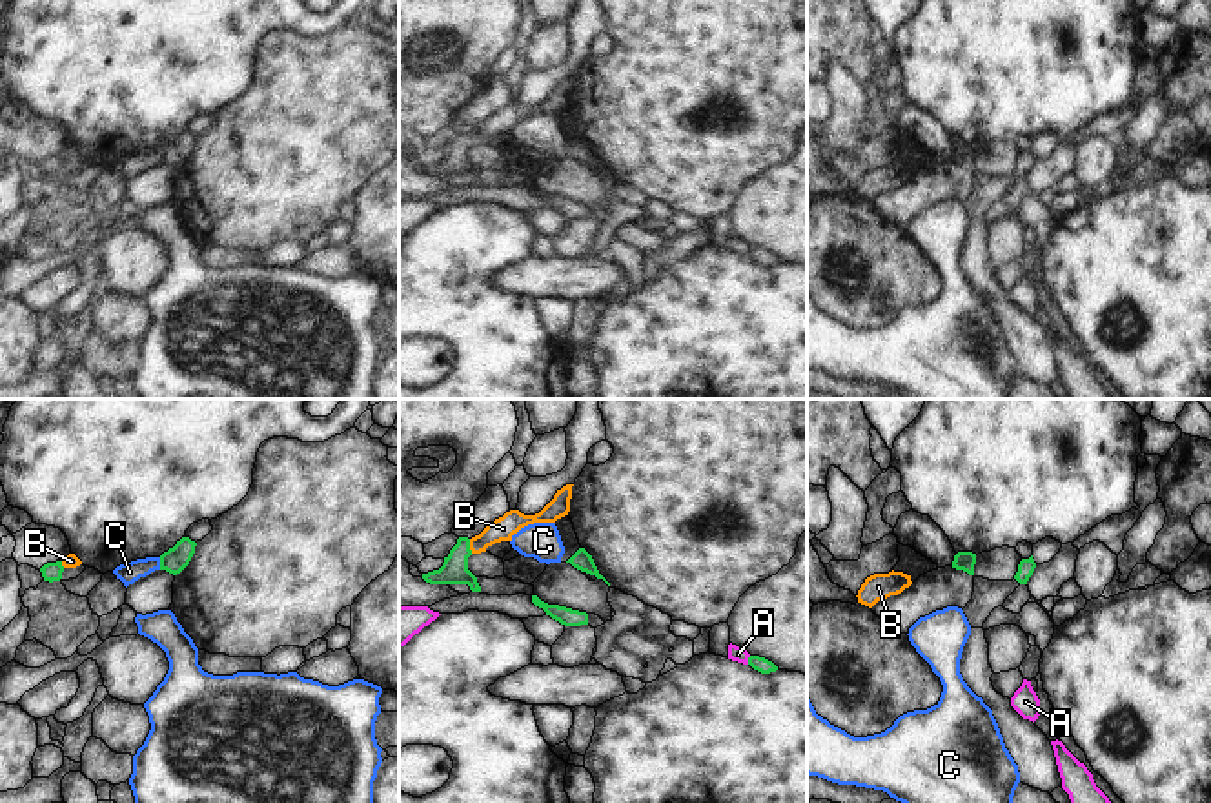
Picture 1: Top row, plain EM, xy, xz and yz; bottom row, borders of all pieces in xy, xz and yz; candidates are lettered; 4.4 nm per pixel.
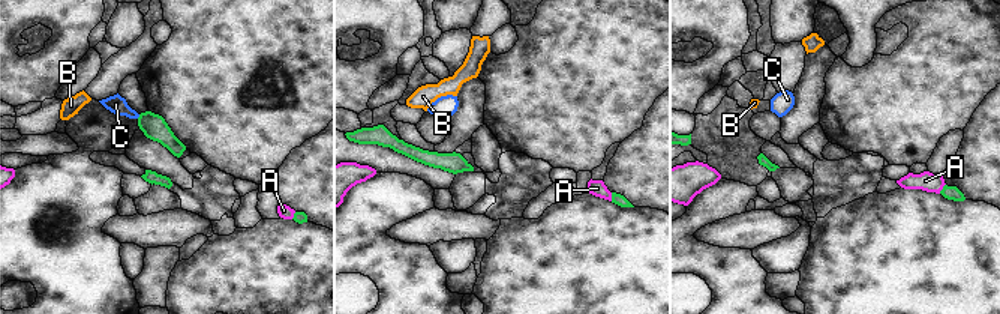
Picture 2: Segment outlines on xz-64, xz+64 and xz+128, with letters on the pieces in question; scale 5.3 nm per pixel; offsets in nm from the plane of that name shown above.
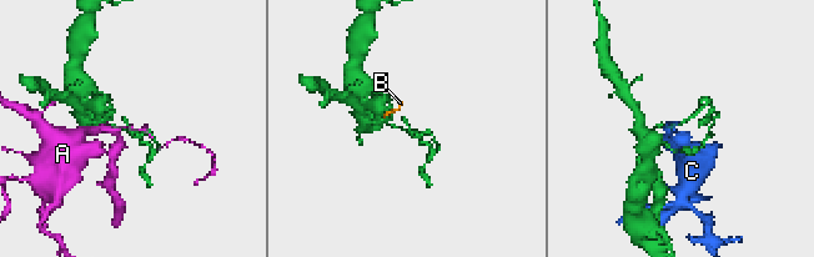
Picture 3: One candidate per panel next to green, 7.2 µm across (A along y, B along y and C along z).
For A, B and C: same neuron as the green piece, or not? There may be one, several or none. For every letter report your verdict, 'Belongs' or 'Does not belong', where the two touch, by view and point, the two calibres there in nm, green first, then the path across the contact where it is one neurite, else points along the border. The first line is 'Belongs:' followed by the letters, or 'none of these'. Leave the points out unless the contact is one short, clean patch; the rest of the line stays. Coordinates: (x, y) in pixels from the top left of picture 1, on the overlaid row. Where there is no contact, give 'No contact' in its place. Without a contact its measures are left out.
Belongs: B
A: Does not belong. Touches green at xz (749, 660). Thickness 70 nm (green) against 70 nm
B: Belongs. Touches green at xz (468, 547). Thickness 120 nm (green) against 100 nm. Path across: xz (454, 570), (457, 558), (468, 547), (503, 528)
C: Does not belong. Touches green at xy (161, 563). Thickness 110 nm (green) against 90 nm.

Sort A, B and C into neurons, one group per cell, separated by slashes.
A / B / C

